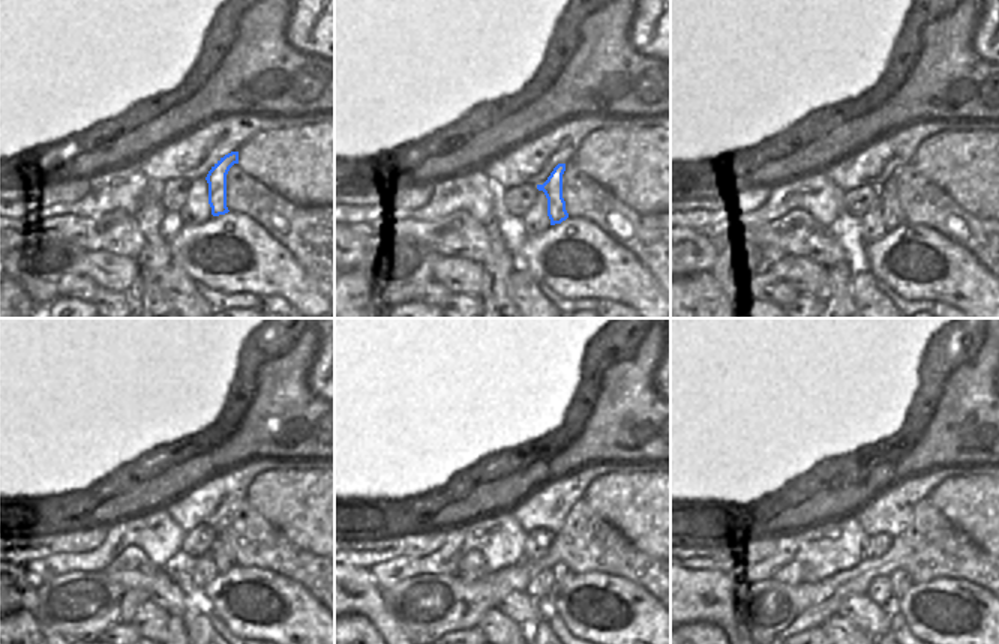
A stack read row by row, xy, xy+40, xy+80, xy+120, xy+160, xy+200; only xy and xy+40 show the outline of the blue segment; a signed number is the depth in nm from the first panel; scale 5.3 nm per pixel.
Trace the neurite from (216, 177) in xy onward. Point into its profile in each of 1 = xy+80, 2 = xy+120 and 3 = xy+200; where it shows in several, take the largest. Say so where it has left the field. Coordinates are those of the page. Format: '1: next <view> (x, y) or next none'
1: next xy+80 (893, 215)
2: next xy+120 (222, 560)
3: next xy+200 (900, 580)

